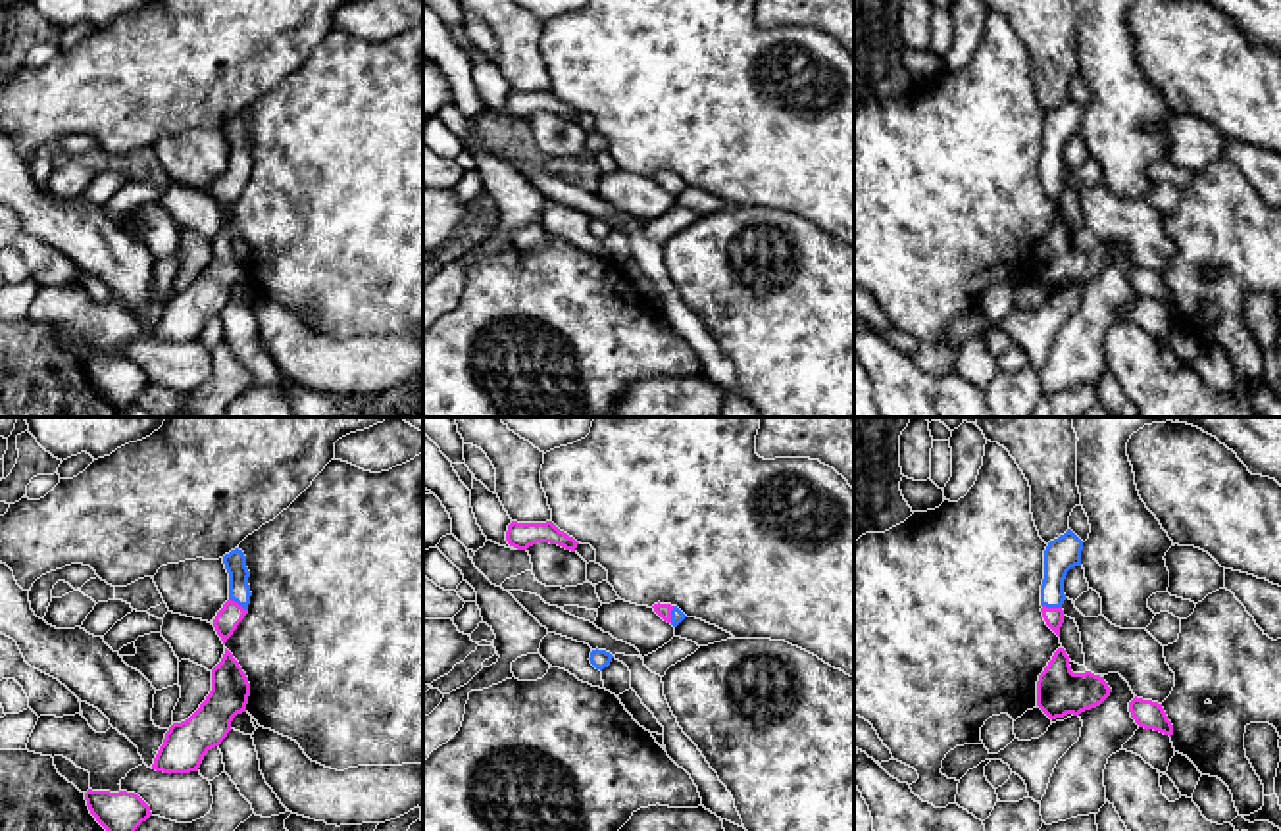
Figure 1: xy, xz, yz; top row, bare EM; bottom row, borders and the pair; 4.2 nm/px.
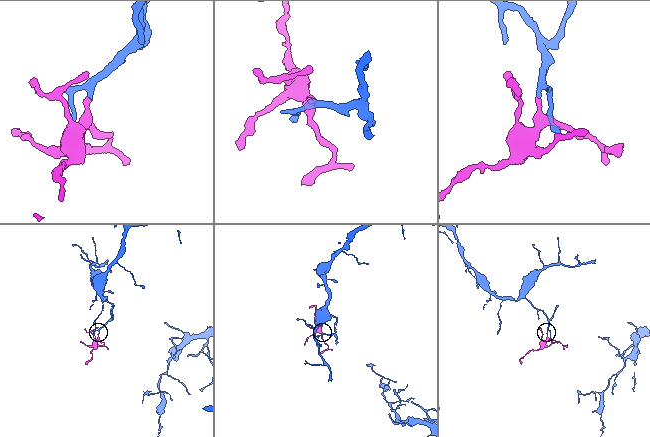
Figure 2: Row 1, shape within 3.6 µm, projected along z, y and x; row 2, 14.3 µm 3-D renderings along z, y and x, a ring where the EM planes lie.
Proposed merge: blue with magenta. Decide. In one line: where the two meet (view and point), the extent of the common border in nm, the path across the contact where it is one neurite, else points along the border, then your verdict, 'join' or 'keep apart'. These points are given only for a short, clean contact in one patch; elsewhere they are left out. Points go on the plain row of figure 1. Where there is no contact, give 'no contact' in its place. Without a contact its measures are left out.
meets blue in xy at (239, 174); contact 90 nm long; runs through xy (235, 131), (239, 174), (231, 183); join

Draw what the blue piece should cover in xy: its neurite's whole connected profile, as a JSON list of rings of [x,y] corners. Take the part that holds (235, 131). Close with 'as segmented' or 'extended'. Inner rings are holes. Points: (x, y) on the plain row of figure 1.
[[[239,117],[231,119],[223,125],[223,133],[229,142],[229,169],[217,181],[214,196],[225,214],[237,194],[248,183],[252,162],[248,154],[250,140],[246,137],[244,121]]]; extended

